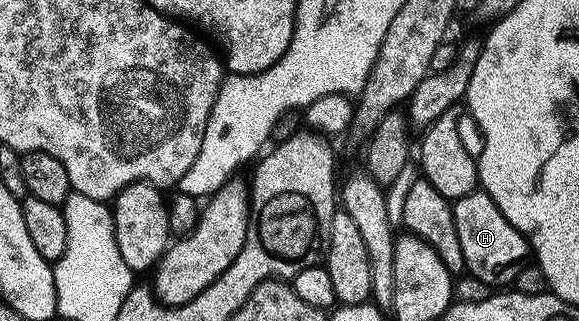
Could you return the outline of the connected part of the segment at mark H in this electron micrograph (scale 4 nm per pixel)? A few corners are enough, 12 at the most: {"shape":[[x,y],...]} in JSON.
{"shape":[[483,189],[455,200],[467,274],[508,289],[528,238]]}

